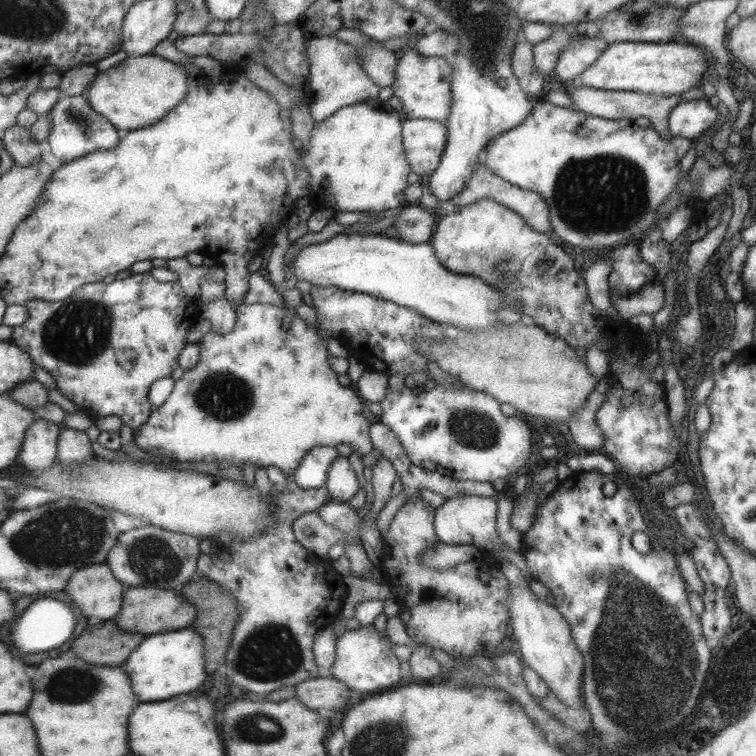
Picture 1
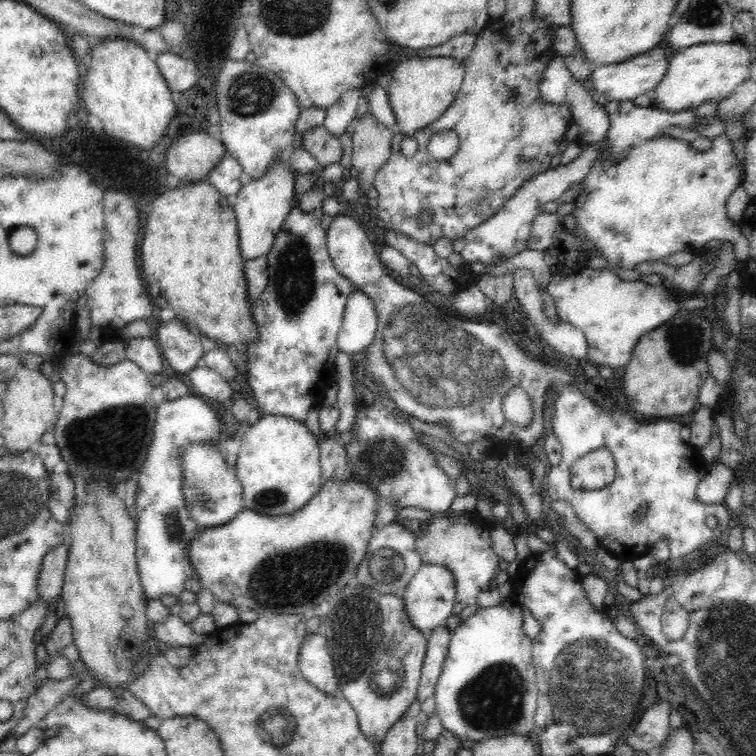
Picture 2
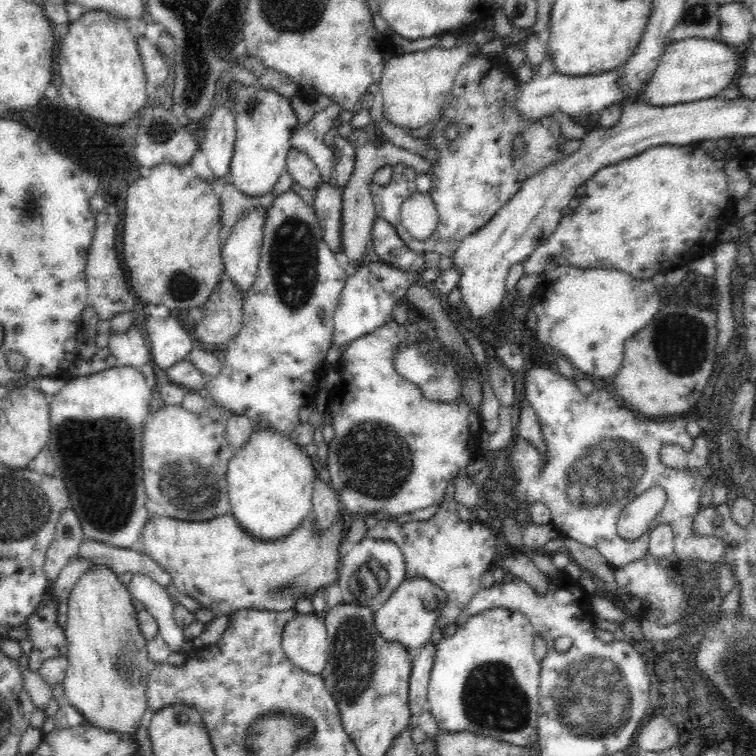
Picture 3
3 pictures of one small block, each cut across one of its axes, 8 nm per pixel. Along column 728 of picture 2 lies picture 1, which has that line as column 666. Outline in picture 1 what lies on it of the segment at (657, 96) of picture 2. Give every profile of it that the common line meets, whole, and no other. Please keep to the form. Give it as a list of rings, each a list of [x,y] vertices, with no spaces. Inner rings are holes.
[[[679,40],[667,43],[615,42],[607,44],[599,58],[569,81],[568,85],[652,95],[681,94],[691,86],[699,87],[701,74],[706,70],[705,61],[709,57],[705,50]]]

